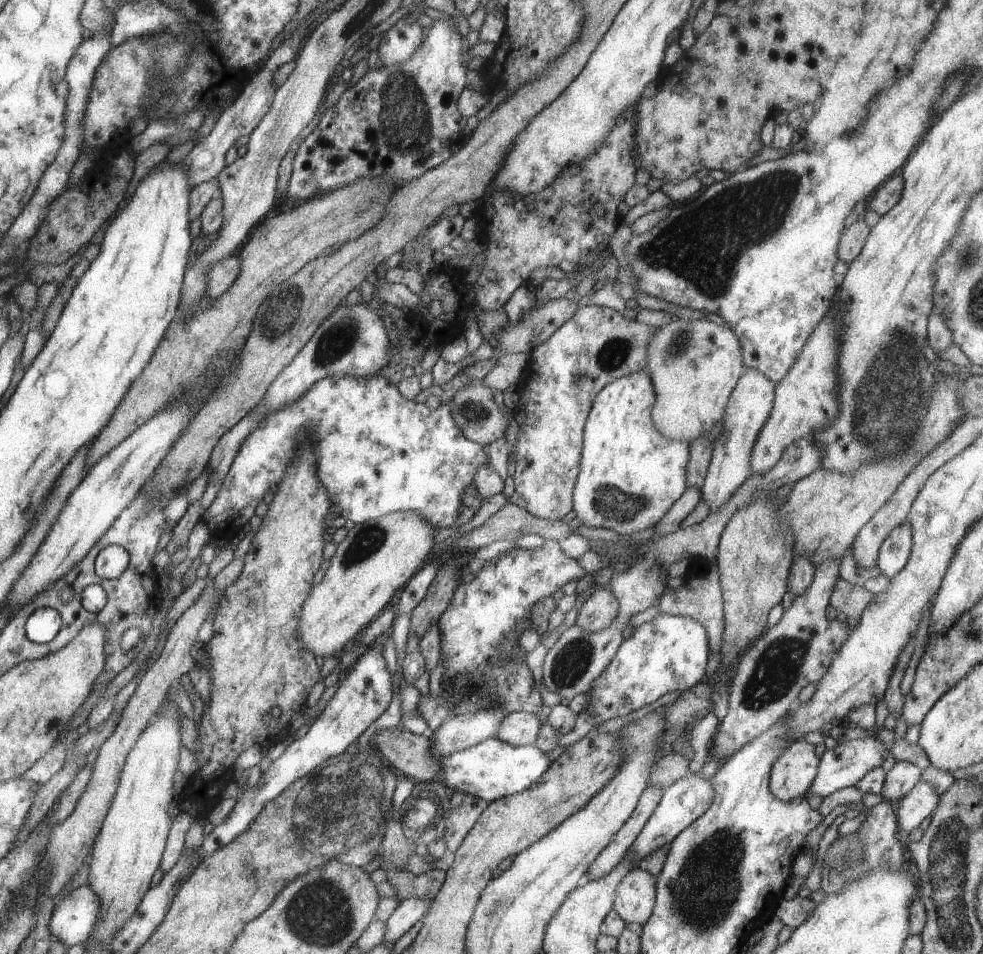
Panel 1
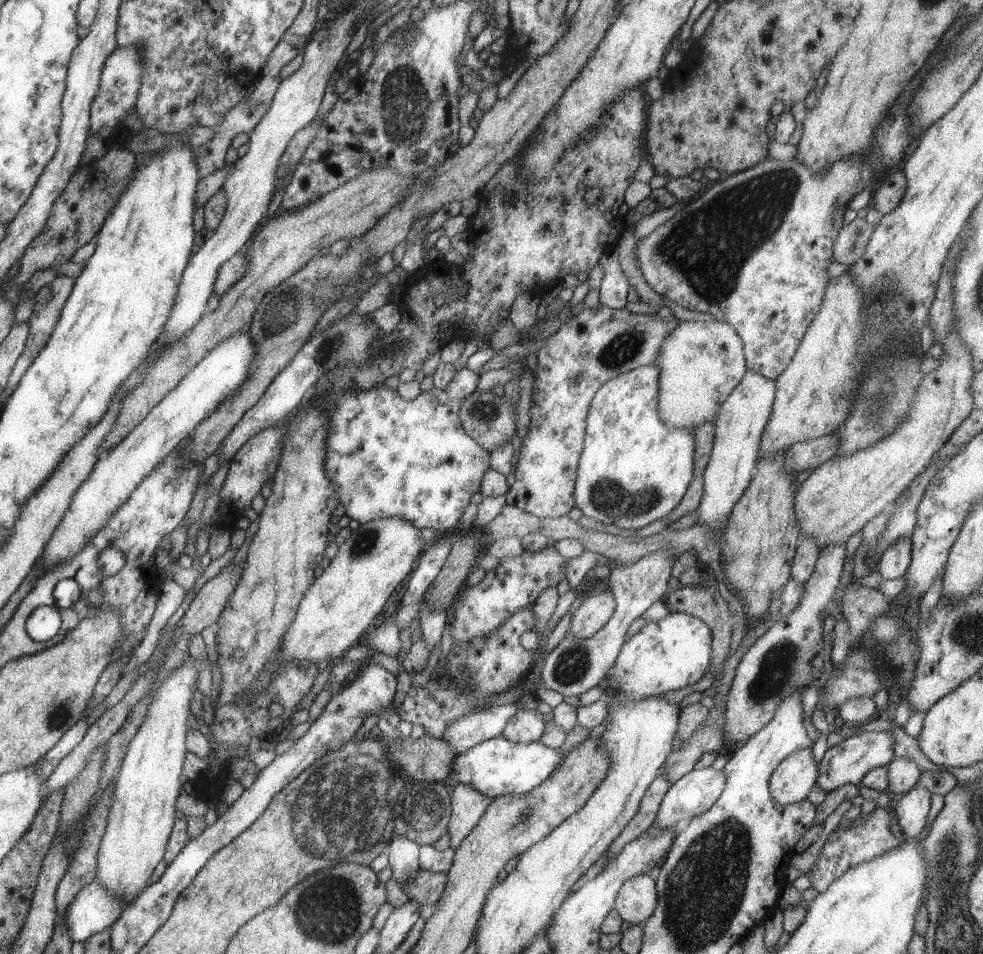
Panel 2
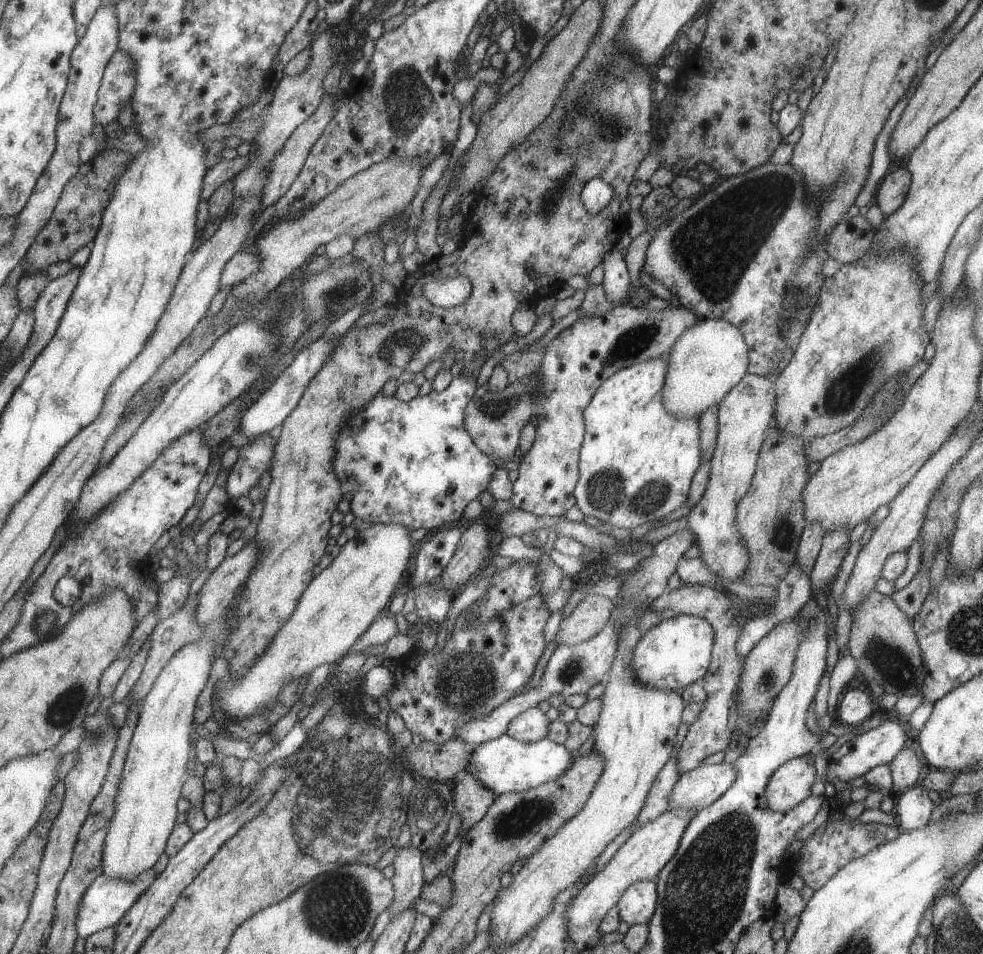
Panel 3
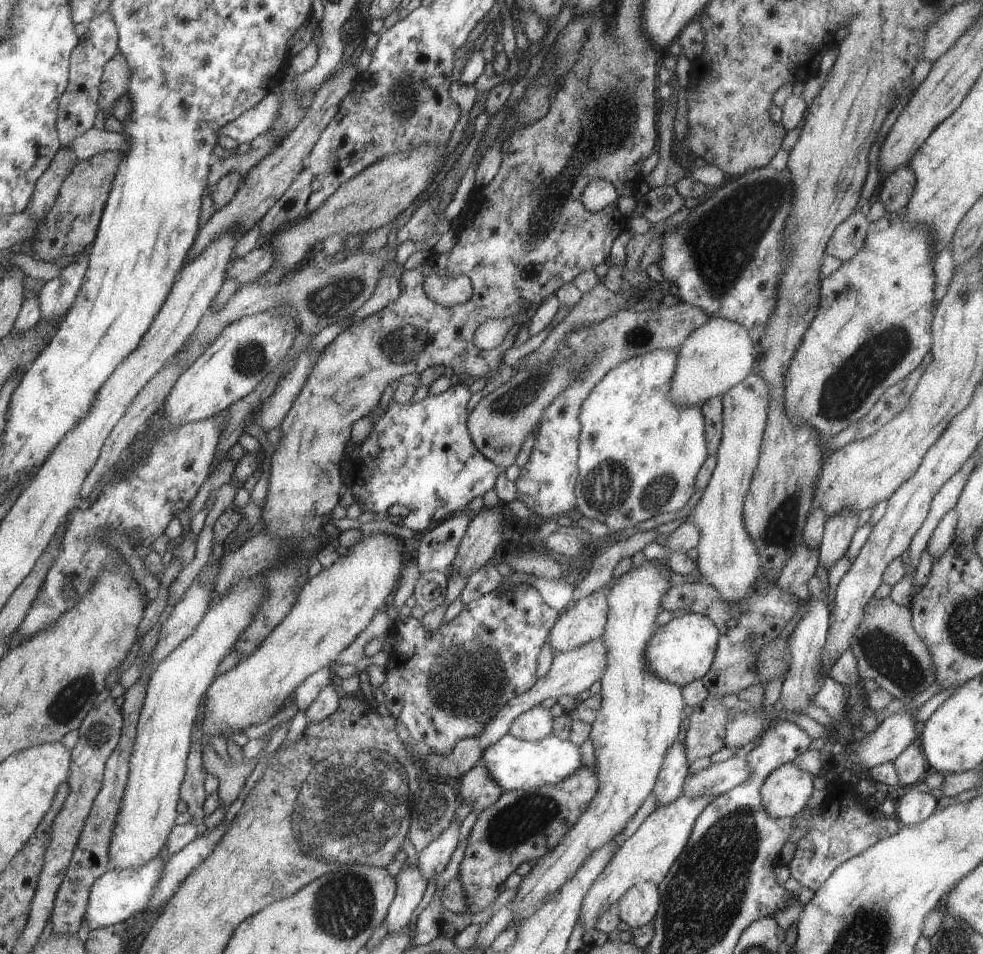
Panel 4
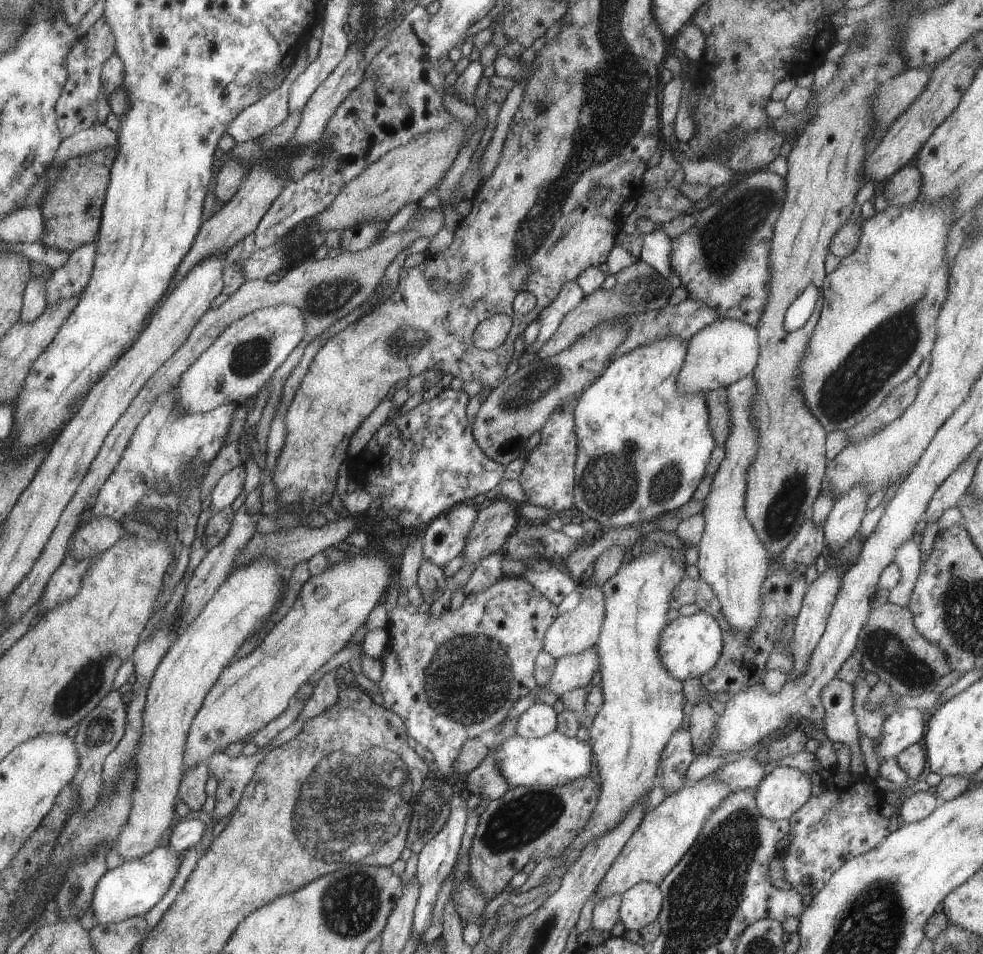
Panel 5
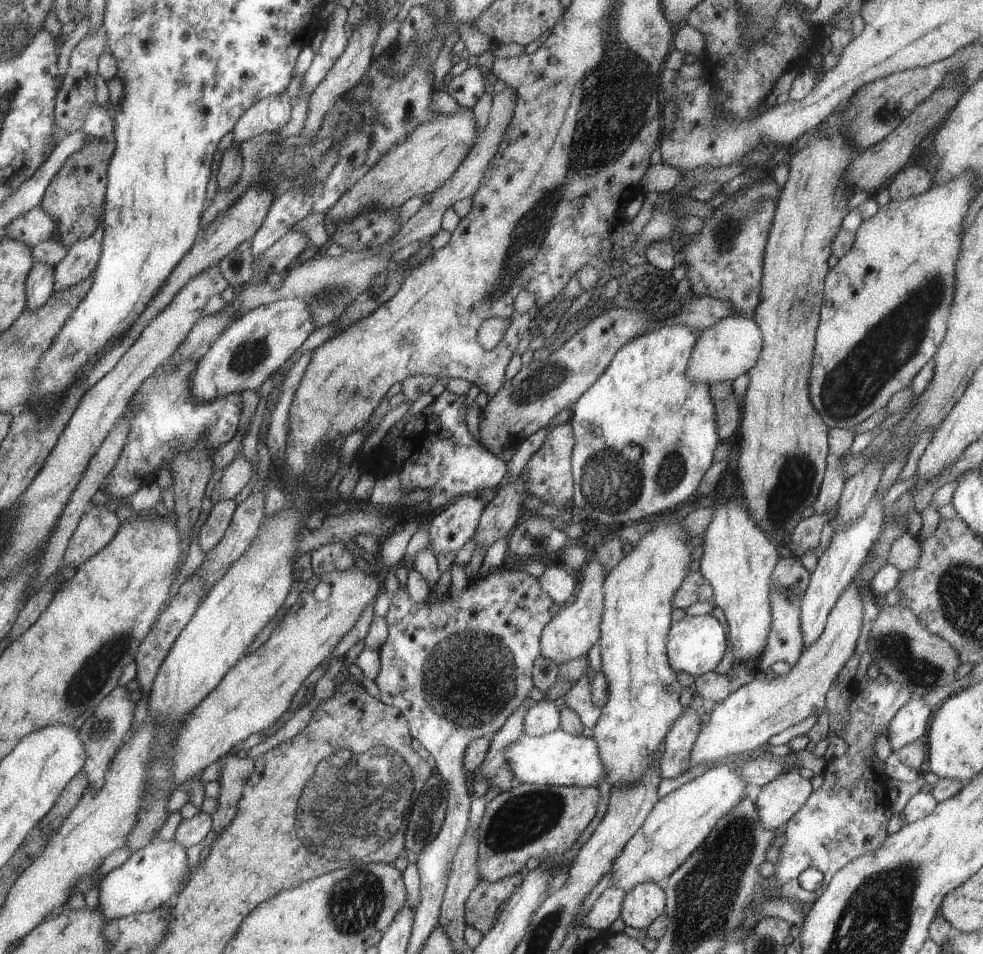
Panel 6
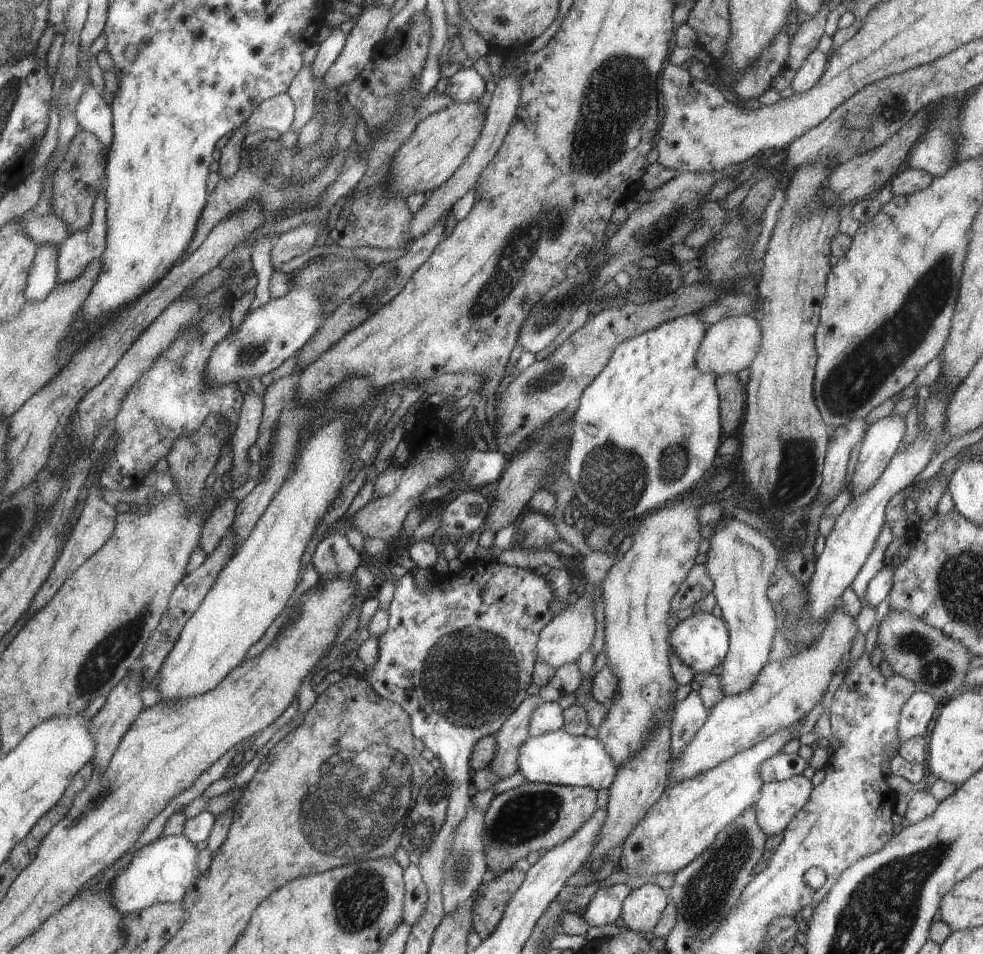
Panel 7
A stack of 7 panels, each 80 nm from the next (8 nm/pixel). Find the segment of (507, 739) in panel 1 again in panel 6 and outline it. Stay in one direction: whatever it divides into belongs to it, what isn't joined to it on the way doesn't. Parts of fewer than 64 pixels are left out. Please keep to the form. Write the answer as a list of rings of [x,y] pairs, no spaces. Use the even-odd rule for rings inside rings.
[[[554,701],[532,703],[523,720],[523,732],[529,737],[541,737],[560,729],[560,716]]]

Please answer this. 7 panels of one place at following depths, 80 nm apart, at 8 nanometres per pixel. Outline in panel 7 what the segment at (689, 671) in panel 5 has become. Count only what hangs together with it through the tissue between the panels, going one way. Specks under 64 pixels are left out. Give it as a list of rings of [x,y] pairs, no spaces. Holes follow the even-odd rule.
[[[698,613],[690,618],[681,620],[677,626],[669,634],[669,645],[672,648],[672,652],[676,654],[678,660],[690,666],[693,672],[696,673],[710,673],[711,670],[722,664],[725,660],[729,649],[729,634],[726,630],[727,625],[723,618],[717,618],[712,613]]]

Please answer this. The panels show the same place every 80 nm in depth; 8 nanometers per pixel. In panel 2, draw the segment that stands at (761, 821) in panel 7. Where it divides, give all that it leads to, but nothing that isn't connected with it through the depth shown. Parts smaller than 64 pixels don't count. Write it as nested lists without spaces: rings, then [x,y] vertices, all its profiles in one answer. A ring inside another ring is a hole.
[[[811,748],[796,750],[771,773],[771,798],[780,806],[797,806],[807,799],[817,784],[818,776],[819,764],[814,760]]]

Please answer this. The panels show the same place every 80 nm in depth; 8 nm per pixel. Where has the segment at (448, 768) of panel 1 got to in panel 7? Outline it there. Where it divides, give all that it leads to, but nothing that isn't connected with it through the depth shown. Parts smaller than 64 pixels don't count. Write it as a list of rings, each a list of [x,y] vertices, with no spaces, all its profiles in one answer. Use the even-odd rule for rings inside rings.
[[[564,729],[528,737],[520,748],[517,763],[518,770],[524,775],[525,780],[531,783],[590,787],[597,791],[612,785],[618,770],[601,739],[586,735],[574,736]]]

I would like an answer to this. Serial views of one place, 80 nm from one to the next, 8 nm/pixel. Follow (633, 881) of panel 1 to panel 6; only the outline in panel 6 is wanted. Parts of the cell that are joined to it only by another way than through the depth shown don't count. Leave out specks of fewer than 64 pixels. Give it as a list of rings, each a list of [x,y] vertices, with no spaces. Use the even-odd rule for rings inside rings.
[[[643,882],[632,887],[621,904],[620,918],[627,931],[642,934],[665,914],[666,893],[662,883]]]

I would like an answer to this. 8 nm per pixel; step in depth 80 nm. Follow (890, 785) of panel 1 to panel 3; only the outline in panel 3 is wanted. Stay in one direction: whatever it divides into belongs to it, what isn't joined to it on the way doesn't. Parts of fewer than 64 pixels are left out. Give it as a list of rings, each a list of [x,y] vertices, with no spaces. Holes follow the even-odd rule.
[[[911,748],[902,749],[888,766],[892,773],[894,794],[919,784],[926,770],[920,756]]]

